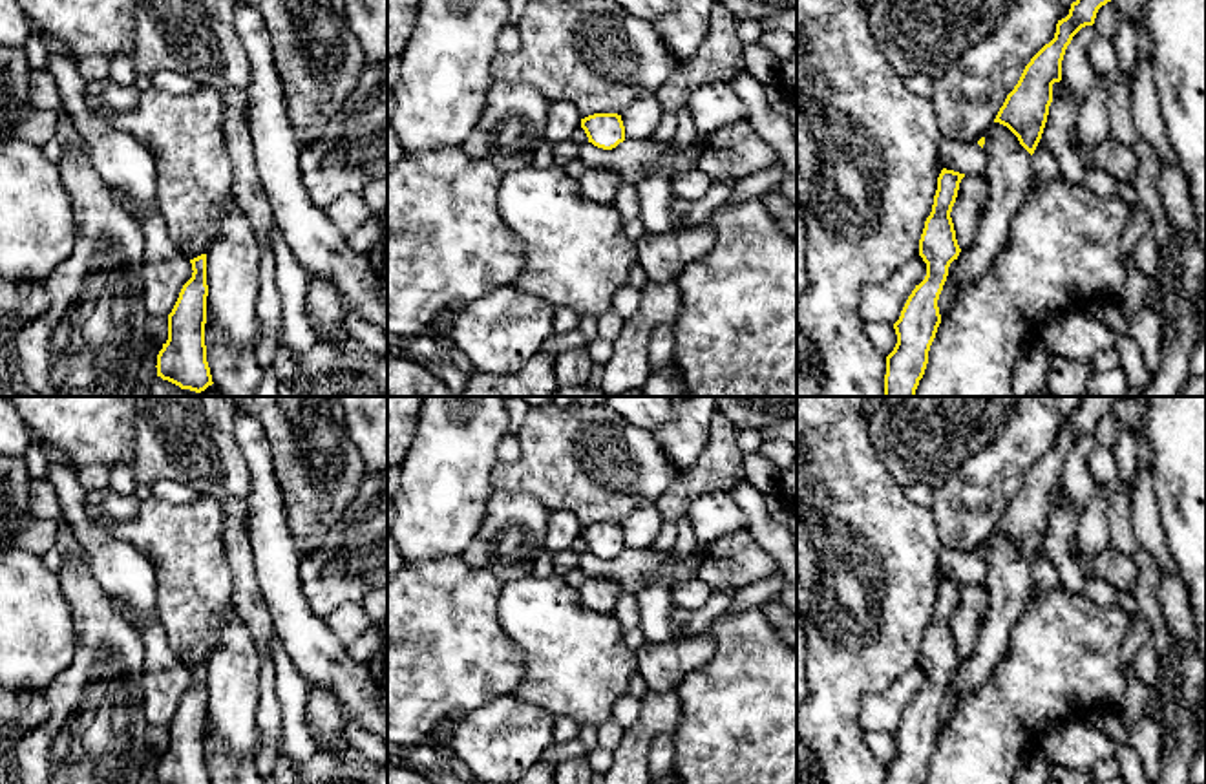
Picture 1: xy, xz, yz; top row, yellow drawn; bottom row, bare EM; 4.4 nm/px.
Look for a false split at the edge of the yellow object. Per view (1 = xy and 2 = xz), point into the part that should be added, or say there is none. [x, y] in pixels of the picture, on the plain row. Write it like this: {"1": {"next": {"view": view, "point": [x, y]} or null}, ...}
{"1": {"next": null}, "2": {"next": null}}

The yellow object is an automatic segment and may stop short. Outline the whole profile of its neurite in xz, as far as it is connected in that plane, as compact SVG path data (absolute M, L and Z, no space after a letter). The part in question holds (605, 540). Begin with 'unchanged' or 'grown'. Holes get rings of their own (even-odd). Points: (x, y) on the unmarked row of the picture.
unchanged | M594 523L581 528L588 552L598 557L612 559L625 550L625 535L618 523Z

